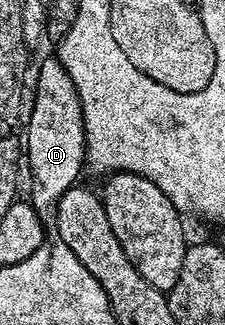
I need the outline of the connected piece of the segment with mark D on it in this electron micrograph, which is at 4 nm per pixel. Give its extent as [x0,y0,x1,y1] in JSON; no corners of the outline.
[25,56,85,245]

